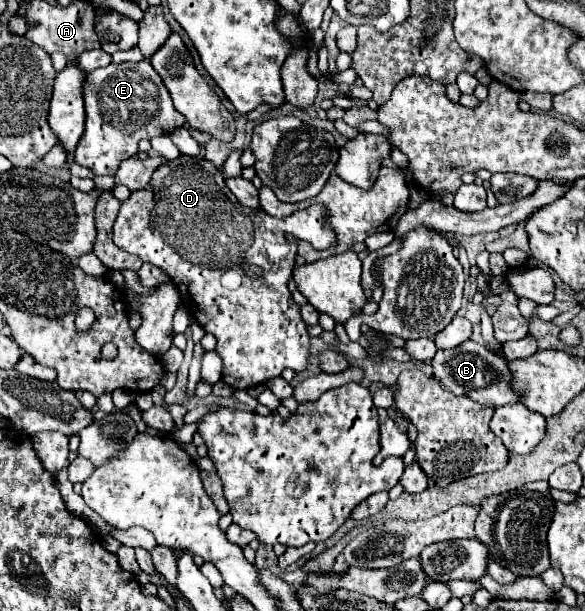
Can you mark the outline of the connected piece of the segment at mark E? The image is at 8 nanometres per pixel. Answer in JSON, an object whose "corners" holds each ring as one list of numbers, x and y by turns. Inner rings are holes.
{"corners":[[150,60,140,62,122,62,98,68,88,74,84,86,84,102,86,102,86,130,74,150,74,162,90,168,94,174,110,174,116,176,116,170,122,160,134,156,138,152,140,140,150,140,154,136,168,136,172,130,186,124,186,118,172,106,172,98,158,76,158,72,150,66]]}

